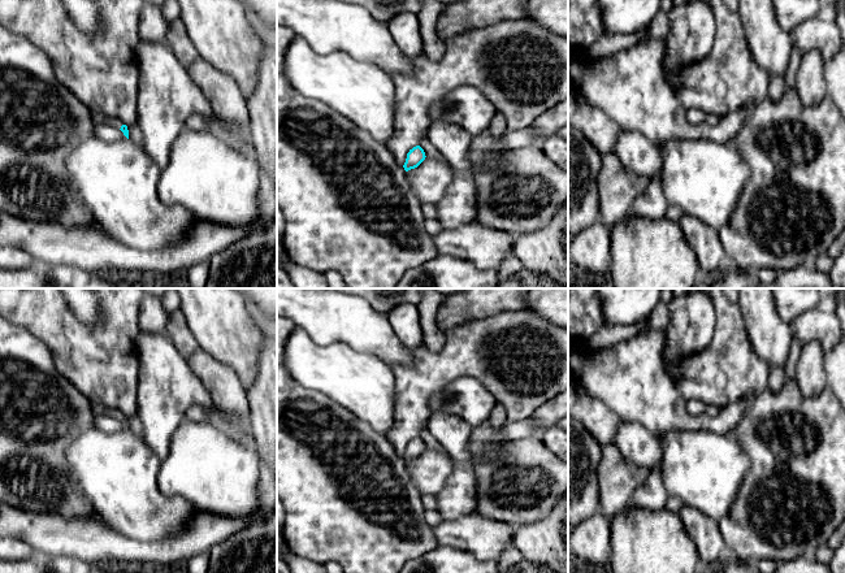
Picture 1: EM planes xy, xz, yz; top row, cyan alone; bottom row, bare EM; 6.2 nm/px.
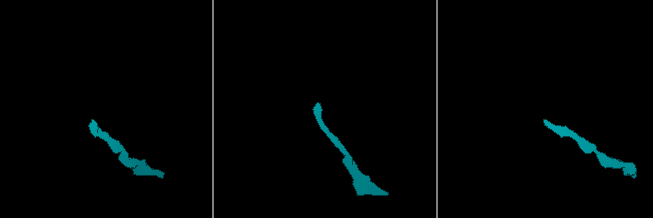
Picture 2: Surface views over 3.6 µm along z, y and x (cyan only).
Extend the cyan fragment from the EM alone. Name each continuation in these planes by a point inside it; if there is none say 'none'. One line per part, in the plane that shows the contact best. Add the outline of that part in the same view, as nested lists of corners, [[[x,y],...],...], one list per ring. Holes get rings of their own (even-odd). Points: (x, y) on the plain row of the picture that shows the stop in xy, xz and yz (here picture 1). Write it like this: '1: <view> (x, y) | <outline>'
1: xy (98, 409) | [[[91,403],[91,408],[95,418],[103,414],[108,414],[117,420],[121,420],[121,417],[124,416],[118,409],[108,408],[105,405],[96,404],[96,403]]]

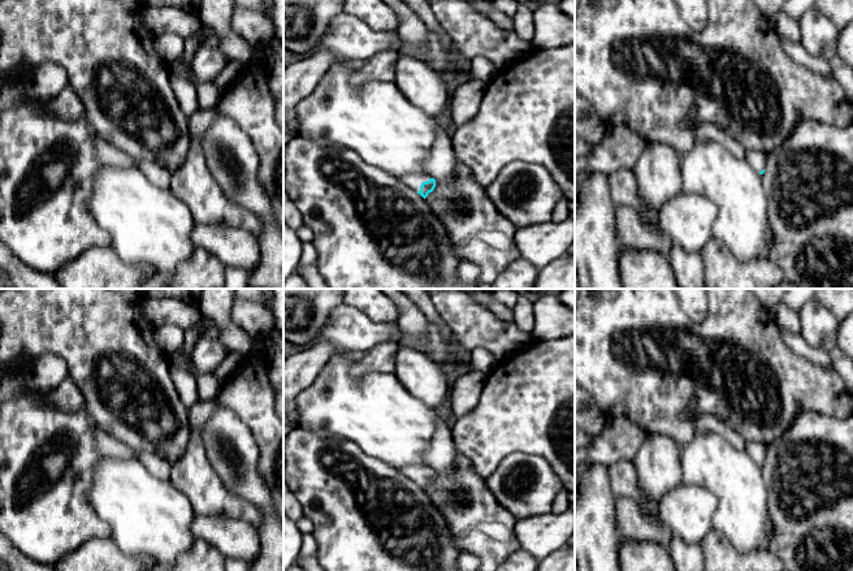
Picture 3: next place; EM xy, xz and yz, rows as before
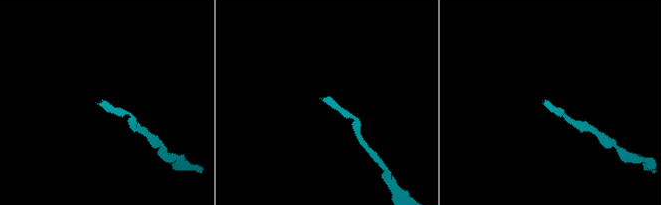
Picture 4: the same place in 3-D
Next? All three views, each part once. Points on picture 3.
1: xz (414, 471) | [[[411,464],[411,466],[402,467],[399,471],[407,477],[410,477],[412,481],[419,484],[421,475],[429,472],[430,470],[433,468],[428,467],[426,464],[420,464],[420,466]]]

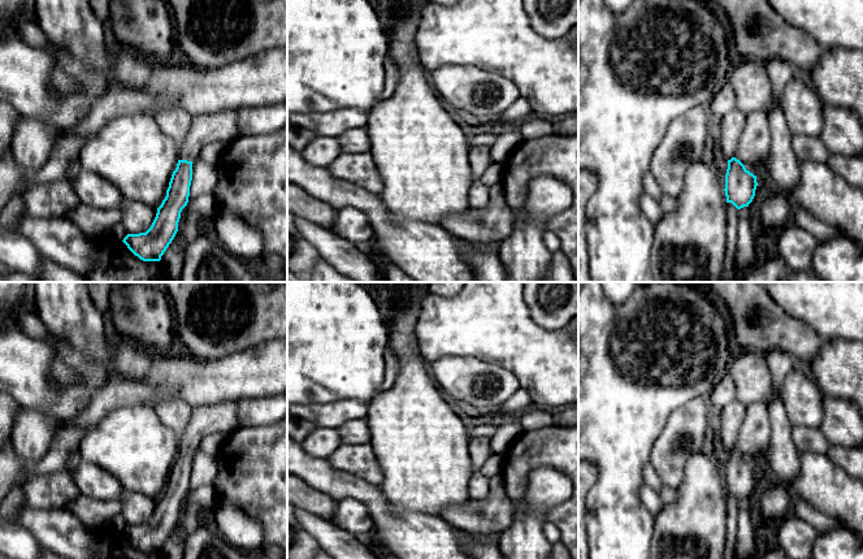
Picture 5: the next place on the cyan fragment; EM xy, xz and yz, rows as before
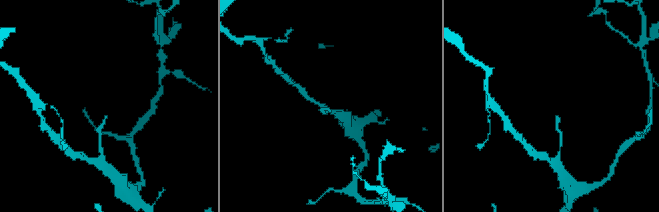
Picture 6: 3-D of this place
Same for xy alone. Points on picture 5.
1: xy (208, 419) | [[[235,402],[192,407],[190,420],[179,437],[179,451],[195,452],[204,437],[213,433],[227,436],[239,428]]]

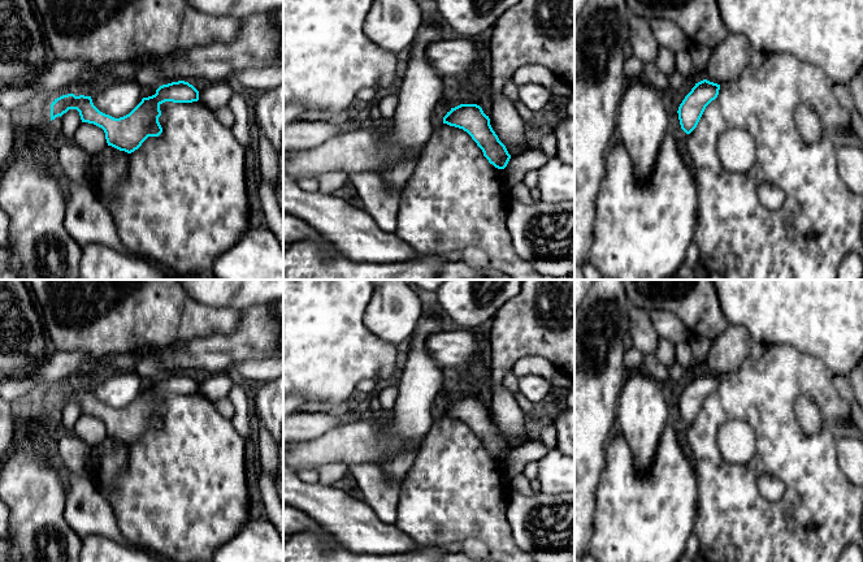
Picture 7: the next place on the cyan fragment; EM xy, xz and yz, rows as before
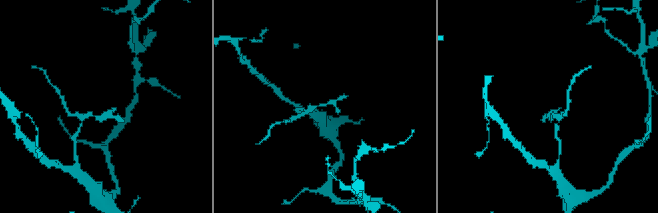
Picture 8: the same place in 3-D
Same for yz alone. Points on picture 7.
none

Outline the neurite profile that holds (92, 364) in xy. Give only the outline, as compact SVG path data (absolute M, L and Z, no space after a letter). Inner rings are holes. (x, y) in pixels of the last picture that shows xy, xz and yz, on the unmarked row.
M90 355L77 369L77 372L70 377L68 385L75 385L79 380L87 375L95 375L99 372L114 373L112 366L108 363L105 356Z

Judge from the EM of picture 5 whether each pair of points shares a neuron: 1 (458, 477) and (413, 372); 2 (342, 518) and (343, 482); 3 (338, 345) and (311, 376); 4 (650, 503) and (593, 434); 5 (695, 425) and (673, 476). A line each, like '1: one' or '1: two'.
1: one
2: two
3: one
4: two
5: one

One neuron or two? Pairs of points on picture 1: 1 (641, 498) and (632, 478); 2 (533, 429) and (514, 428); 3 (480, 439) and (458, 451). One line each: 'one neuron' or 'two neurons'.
1: two neurons
2: one neuron
3: two neurons

